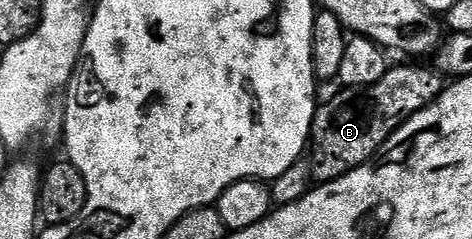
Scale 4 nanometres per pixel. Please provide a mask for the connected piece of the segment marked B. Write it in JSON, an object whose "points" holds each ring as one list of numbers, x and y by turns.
{"points":[[405,63,391,67,387,75,379,83,375,83,366,89,342,88,338,97,333,97,329,102,318,108,313,120,313,135,311,141,311,164,313,166,313,180,317,183,334,181,351,171,355,171,360,165,368,165,374,160,373,157,386,148,389,136,391,136,404,121,411,119,413,113,423,111,436,97,445,90,446,78,438,73,436,68,424,69,421,63]]}

